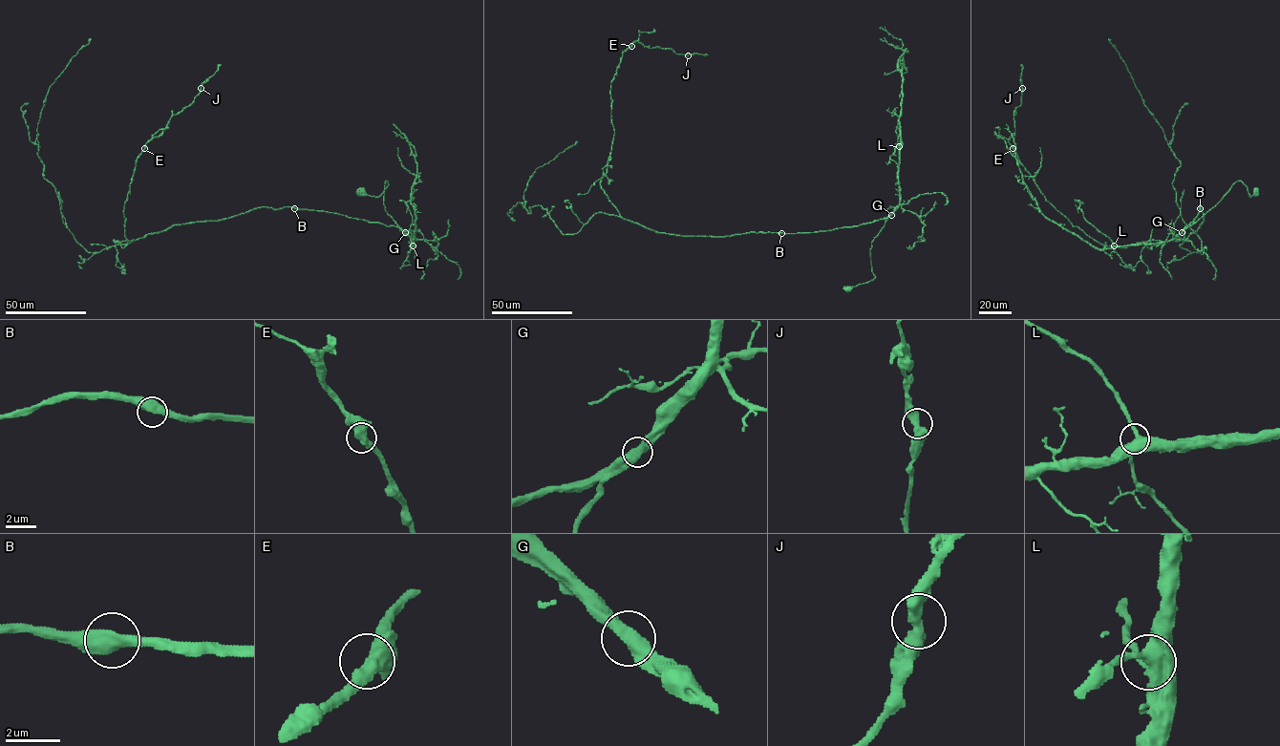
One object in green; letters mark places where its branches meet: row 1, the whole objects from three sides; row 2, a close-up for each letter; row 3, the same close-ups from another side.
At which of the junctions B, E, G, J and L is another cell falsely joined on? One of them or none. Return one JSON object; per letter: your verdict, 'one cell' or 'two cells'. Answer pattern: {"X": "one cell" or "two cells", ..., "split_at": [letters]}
{"B": "one cell", "E": "one cell", "G": "one cell", "J": "one cell", "L": "one cell", "split_at": []}

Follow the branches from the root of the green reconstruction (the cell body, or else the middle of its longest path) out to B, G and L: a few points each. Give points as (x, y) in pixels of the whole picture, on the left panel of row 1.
B: (362, 192), (378, 197), (388, 185), (386, 181), (383, 204), (400, 228), (337, 213), (294, 208)
G: (362, 192), (378, 197), (388, 185), (386, 181), (385, 210), (404, 232)
L: (362, 192), (378, 197), (388, 182), (385, 181), (384, 185), (385, 210), (413, 241), (413, 245)

